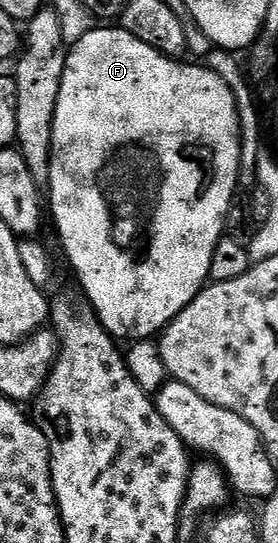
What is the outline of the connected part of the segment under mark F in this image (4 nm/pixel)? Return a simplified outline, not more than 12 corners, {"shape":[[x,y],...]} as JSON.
{"shape":[[74,39],[49,218],[99,323],[154,339],[240,189],[234,92]]}

